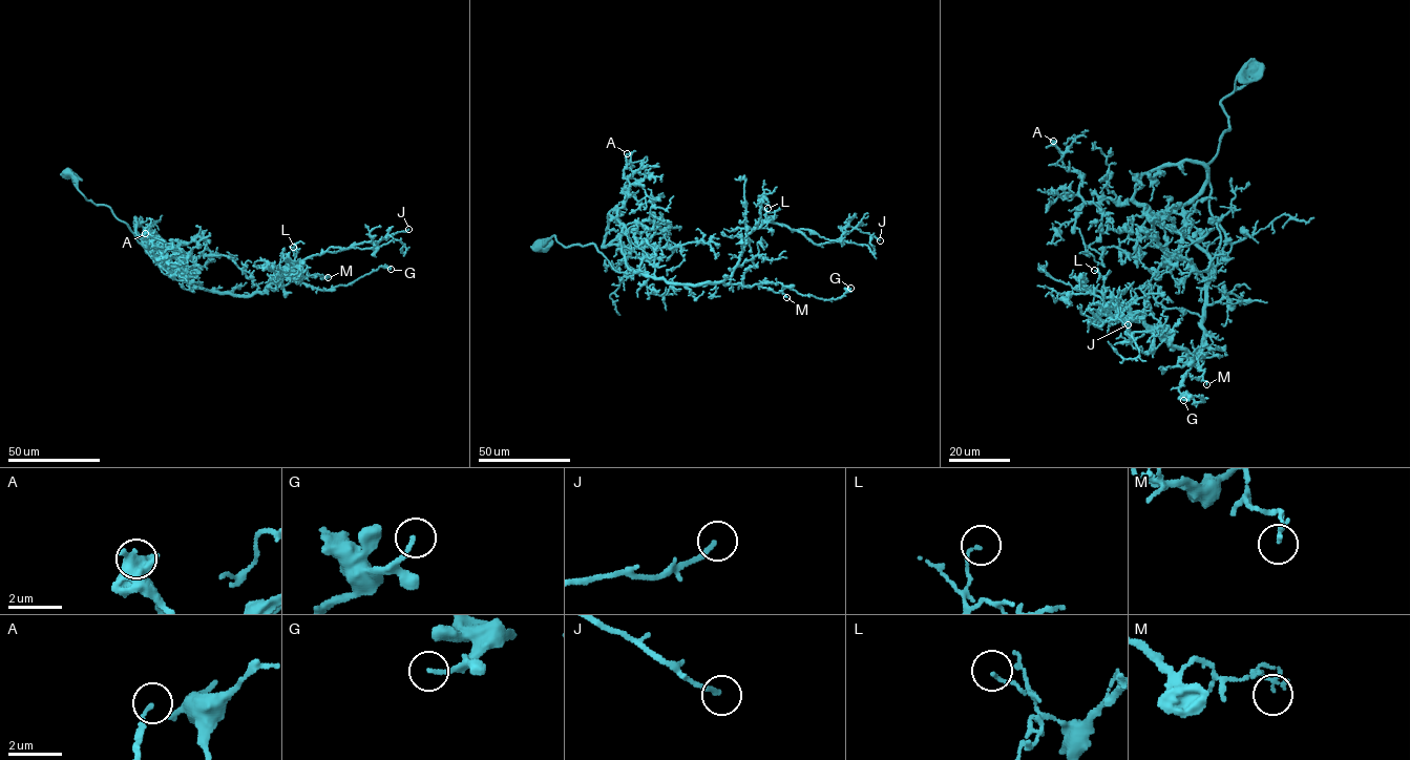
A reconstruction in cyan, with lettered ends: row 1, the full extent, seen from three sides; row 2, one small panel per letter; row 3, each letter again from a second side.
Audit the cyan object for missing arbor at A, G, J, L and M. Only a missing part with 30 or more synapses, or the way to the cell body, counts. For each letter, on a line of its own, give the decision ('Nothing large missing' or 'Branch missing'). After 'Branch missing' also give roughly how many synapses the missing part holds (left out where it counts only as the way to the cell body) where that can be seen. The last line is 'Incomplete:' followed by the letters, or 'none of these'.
A: Nothing large missing
G: Nothing large missing
J: Nothing large missing
L: Nothing large missing
M: Nothing large missing
Incomplete: none of these

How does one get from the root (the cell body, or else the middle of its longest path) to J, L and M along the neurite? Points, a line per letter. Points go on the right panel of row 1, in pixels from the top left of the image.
J: (1256, 69), (1220, 102), (1229, 128), (1206, 167), (1225, 237), (1198, 355), (1103, 307), (1128, 324)
L: (1256, 69), (1220, 102), (1229, 128), (1206, 167), (1208, 209), (1225, 237), (1196, 358), (1107, 305), (1094, 270)
M: (1256, 69), (1220, 102), (1229, 128), (1206, 167), (1208, 209), (1225, 237), (1190, 362), (1196, 357), (1206, 384)

